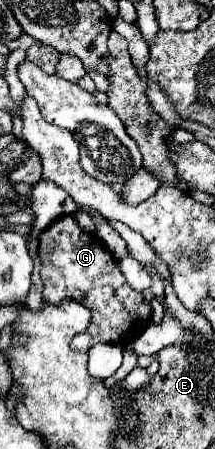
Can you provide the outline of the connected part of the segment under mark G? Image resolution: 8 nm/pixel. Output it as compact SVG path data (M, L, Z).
M60 216L40 234L38 256L42 262L40 276L44 282L44 300L58 304L64 298L74 298L92 312L92 322L88 326L90 344L116 344L132 336L136 340L150 324L150 302L146 302L142 292L128 286L118 268L118 260L108 252L106 244L96 234L84 232L74 216Z

